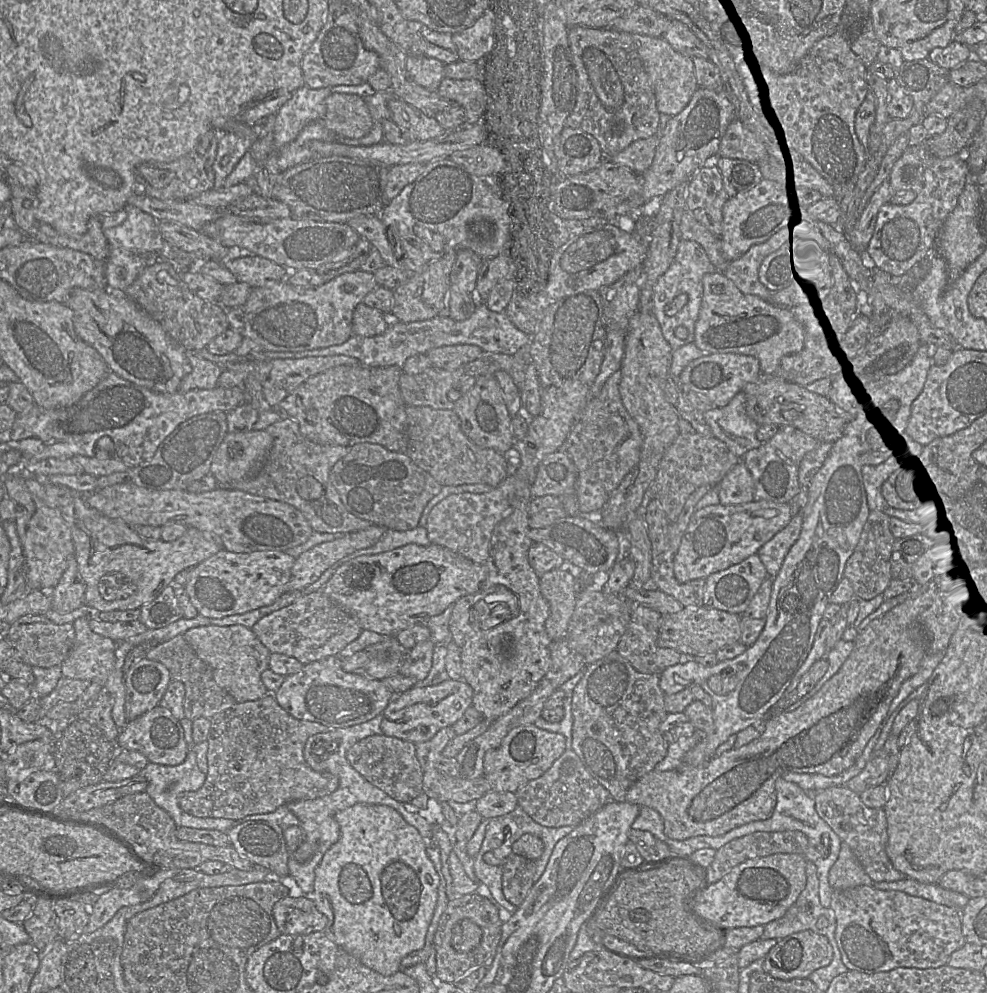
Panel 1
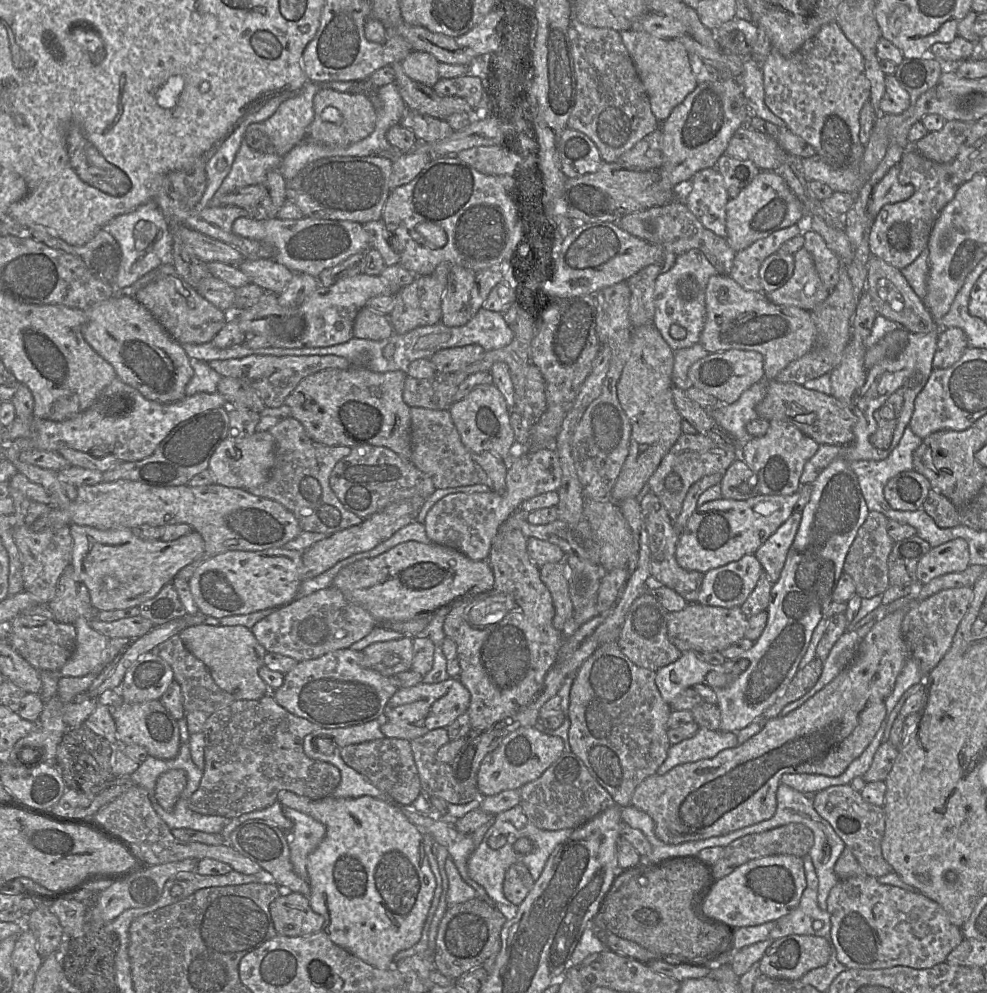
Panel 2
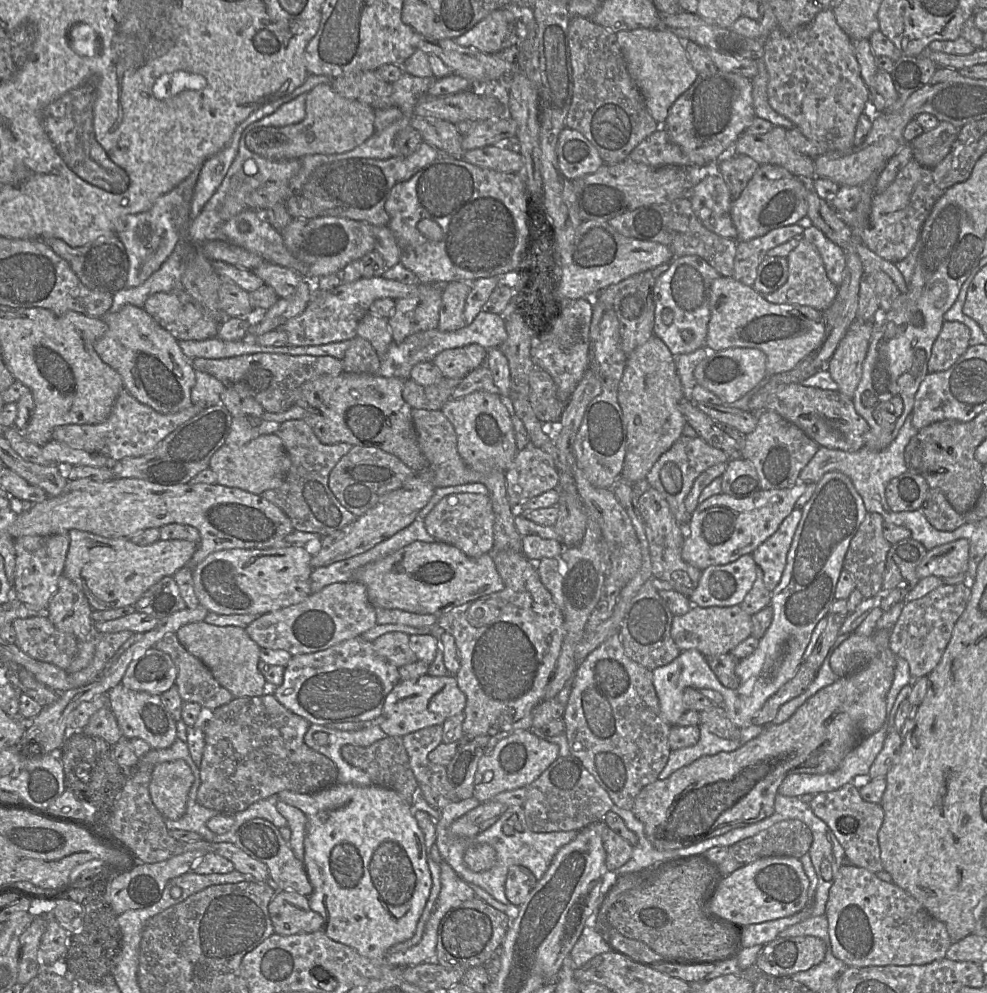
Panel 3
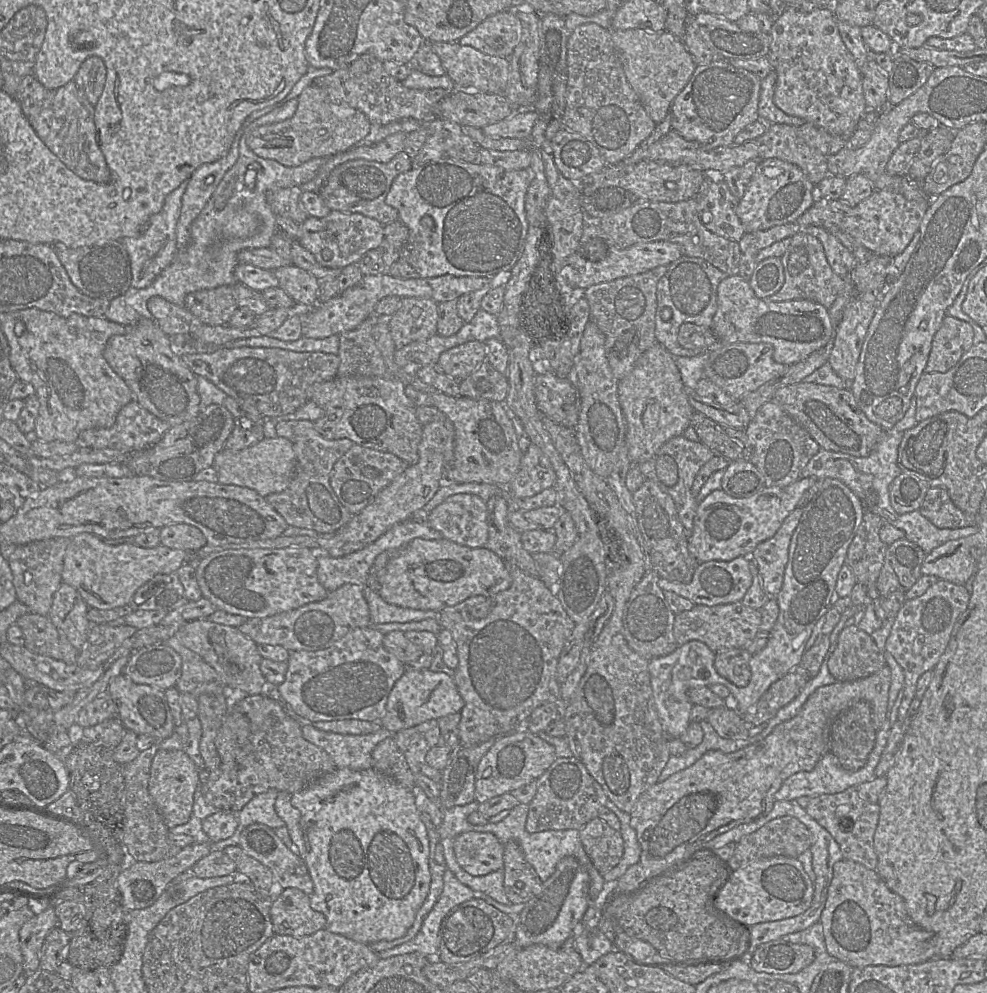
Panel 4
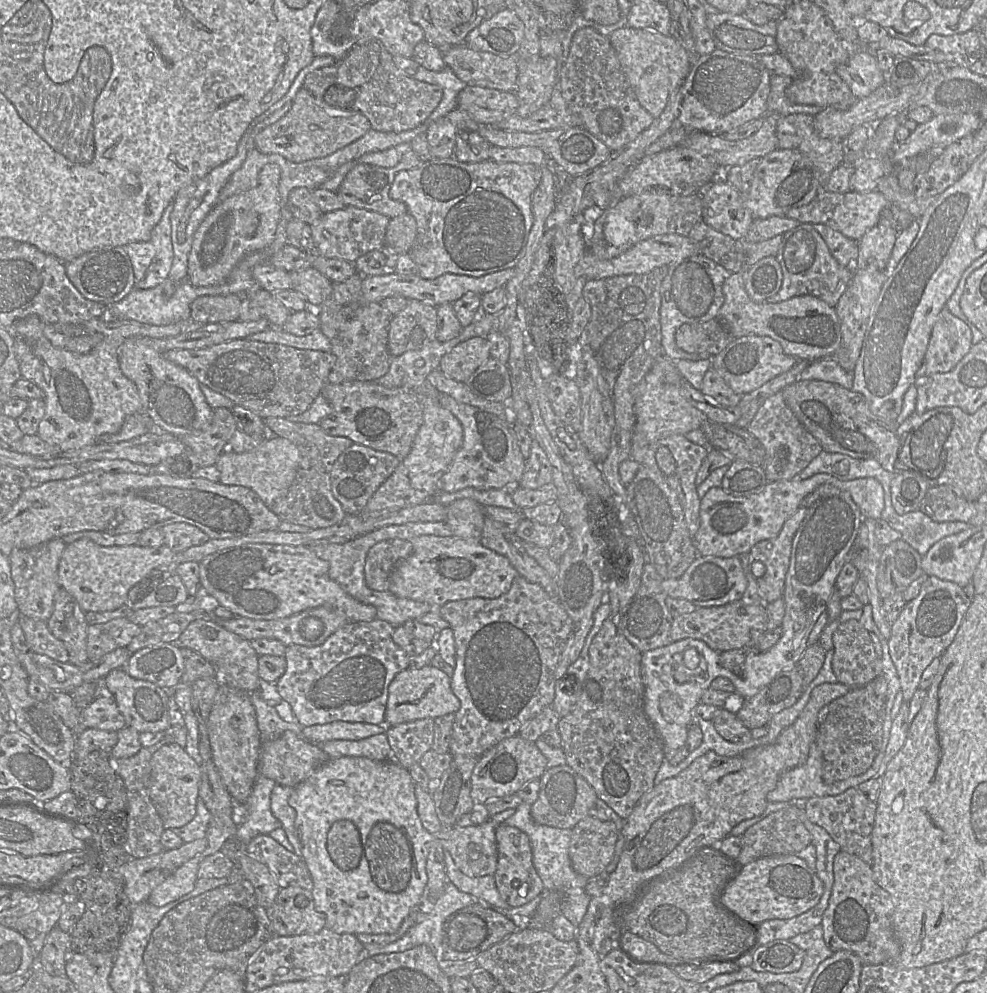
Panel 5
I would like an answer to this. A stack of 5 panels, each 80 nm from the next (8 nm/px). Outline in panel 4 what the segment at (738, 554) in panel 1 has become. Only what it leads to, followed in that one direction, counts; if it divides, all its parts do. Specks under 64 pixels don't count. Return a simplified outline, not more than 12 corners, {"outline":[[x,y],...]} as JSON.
{"outline":[[816,478],[747,498],[721,488],[688,534],[698,563],[750,557]]}

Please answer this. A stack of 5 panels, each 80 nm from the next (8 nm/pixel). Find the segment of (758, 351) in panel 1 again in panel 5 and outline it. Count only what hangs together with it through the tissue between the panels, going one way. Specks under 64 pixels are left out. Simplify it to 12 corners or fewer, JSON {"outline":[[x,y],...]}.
{"outline":[[744,274],[723,283],[718,319],[735,339],[776,340],[799,361],[831,358],[836,309],[800,295],[750,299]]}

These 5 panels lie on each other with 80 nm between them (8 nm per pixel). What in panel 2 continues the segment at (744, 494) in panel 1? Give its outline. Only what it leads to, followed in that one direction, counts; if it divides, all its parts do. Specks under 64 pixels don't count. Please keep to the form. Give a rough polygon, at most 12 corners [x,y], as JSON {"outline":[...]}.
{"outline":[[741,457],[719,485],[725,499],[759,494],[757,476]]}

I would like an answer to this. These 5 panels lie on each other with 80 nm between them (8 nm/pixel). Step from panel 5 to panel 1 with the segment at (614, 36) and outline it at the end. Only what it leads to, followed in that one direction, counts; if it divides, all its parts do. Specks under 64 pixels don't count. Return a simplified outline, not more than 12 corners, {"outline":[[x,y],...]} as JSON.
{"outline":[[633,34],[660,114],[698,89],[693,60],[663,38]]}

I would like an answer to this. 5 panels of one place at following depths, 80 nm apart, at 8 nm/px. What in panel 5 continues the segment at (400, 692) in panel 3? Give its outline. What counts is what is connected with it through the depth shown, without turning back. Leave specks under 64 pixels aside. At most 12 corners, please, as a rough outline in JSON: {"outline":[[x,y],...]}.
{"outline":[[427,665],[388,687],[385,725],[456,713],[451,678]]}

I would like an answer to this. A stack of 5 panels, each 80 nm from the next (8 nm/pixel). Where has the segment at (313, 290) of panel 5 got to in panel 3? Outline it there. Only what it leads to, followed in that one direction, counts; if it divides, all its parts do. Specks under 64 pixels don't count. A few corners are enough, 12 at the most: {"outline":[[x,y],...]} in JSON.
{"outline":[[264,261],[253,271],[279,298],[294,294],[306,279]]}

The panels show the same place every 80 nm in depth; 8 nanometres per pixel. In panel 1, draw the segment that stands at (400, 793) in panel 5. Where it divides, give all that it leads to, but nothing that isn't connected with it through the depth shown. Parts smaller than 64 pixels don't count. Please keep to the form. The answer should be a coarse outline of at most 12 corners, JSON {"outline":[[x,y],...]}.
{"outline":[[358,803],[315,869],[325,935],[390,976],[439,876],[394,808]]}

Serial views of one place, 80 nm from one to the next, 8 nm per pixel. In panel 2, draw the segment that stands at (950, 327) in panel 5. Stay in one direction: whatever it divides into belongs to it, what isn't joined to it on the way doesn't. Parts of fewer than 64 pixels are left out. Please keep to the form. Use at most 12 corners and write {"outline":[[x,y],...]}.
{"outline":[[940,329],[933,369],[949,368],[967,348],[962,329]]}

